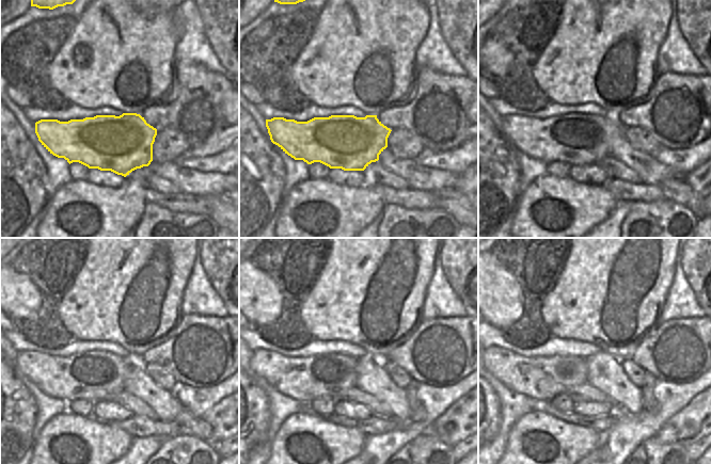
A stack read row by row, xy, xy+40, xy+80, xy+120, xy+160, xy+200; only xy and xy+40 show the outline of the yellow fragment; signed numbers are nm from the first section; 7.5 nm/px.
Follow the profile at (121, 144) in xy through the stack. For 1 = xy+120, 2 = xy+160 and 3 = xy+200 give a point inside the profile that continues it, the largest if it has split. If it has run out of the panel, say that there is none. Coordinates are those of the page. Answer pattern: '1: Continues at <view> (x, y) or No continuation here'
1: Continues at xy+120 (98, 376)
2: Continues at xy+160 (303, 380)
3: Continues at xy+200 (542, 378).

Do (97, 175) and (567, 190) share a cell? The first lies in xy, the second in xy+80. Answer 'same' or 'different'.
different

